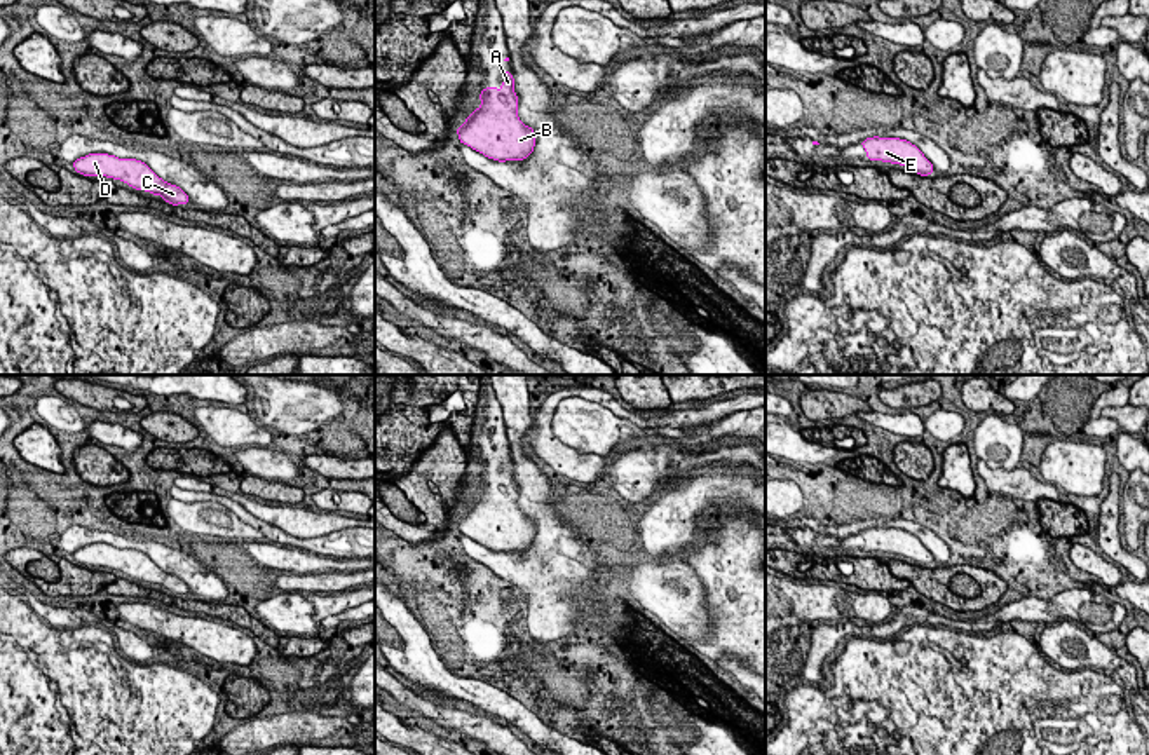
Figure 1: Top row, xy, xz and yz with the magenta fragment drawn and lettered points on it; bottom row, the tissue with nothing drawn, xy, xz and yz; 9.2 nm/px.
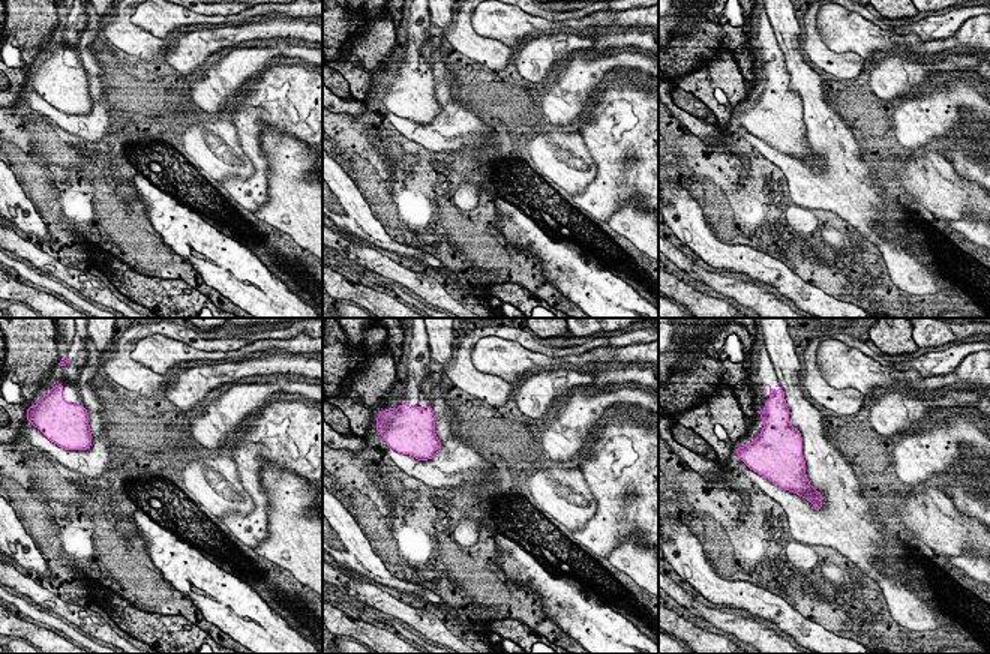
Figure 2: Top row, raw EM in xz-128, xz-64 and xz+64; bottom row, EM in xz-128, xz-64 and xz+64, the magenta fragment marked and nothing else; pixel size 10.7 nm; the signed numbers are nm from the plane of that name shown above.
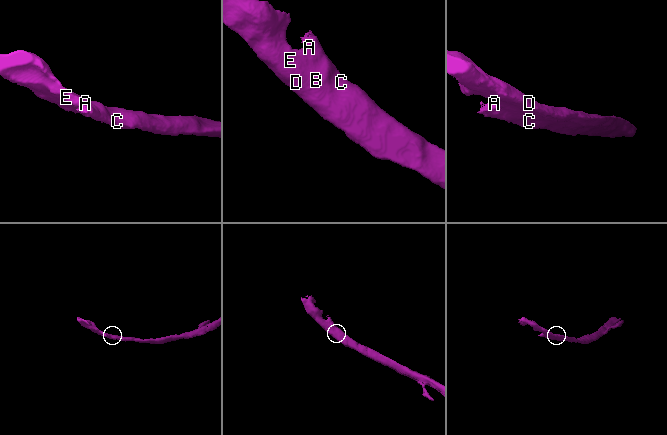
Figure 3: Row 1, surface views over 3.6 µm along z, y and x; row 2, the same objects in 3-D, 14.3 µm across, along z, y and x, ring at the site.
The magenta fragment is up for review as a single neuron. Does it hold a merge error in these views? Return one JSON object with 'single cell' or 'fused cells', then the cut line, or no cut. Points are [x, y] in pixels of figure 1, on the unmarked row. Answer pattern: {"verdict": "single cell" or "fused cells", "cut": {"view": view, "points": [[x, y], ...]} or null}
{"verdict": "single cell", "cut": null}

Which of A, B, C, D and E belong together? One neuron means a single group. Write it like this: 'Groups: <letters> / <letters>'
Groups: A B C D E

